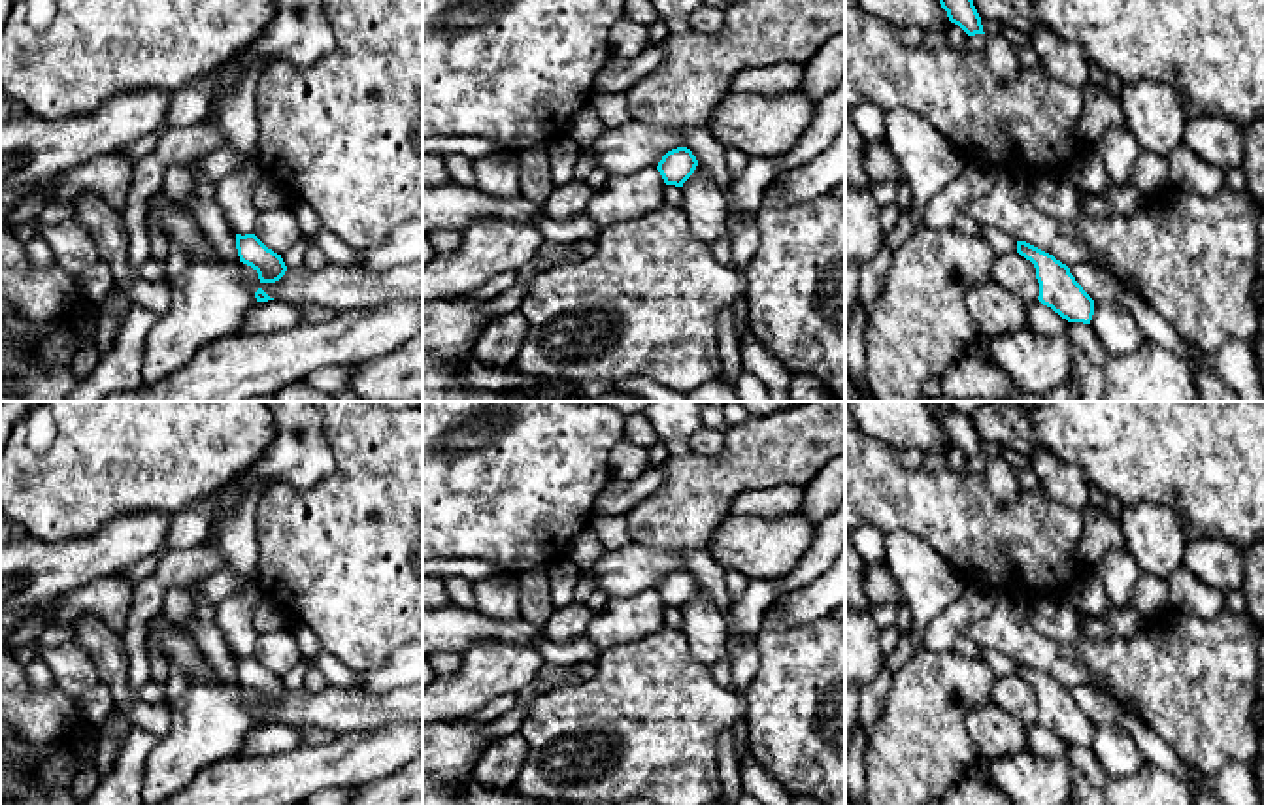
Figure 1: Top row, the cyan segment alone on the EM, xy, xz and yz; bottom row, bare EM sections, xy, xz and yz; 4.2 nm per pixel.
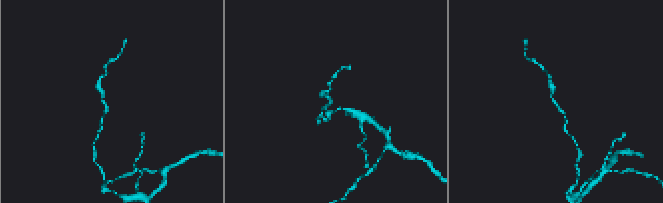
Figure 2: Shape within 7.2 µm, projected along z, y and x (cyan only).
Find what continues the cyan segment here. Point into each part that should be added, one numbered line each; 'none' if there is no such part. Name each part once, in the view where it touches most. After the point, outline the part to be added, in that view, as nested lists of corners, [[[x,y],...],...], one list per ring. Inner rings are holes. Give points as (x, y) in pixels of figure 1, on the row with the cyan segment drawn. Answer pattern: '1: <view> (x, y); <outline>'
none

